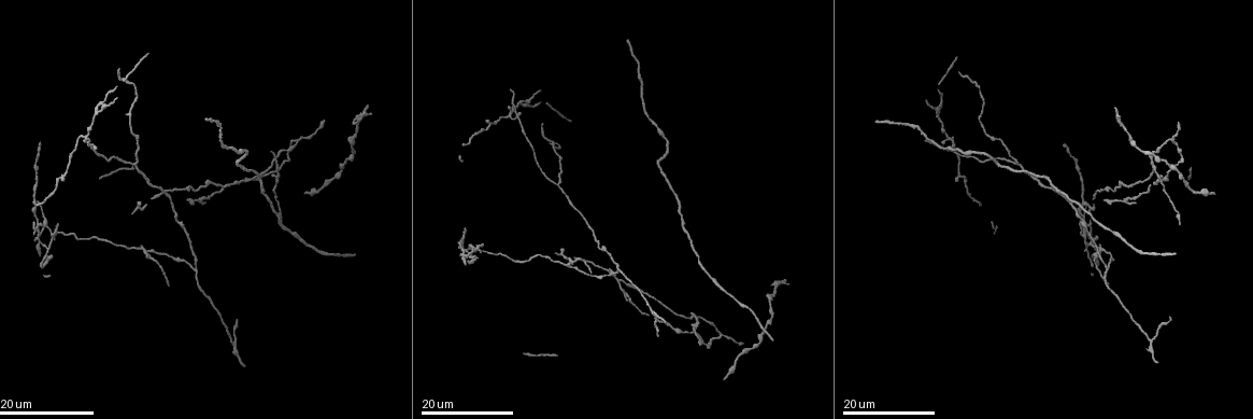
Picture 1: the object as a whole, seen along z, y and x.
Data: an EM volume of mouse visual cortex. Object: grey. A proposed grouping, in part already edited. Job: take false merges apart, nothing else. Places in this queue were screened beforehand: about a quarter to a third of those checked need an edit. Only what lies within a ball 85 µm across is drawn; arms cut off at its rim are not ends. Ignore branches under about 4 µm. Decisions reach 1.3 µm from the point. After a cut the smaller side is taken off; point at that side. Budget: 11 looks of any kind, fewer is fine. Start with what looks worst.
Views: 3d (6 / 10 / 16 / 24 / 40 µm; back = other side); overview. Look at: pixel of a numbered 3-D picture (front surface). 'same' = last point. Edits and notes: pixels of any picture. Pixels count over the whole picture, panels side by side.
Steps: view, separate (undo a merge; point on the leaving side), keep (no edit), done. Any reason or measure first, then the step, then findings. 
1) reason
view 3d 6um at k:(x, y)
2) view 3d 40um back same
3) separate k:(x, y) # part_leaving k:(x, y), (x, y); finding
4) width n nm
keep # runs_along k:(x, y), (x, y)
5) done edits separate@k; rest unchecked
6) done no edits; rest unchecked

four or more arms meet
view 3d 16um at 1:(1152, 158)

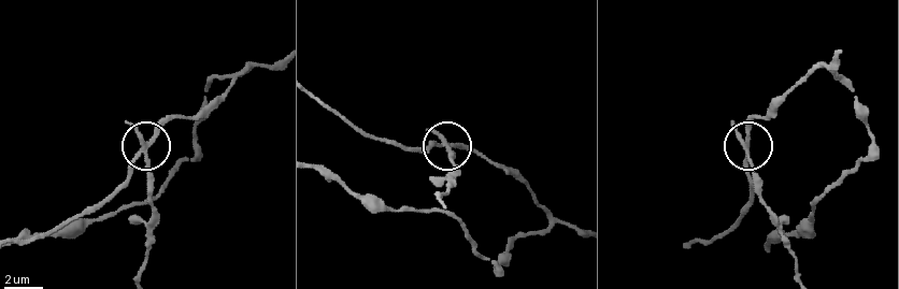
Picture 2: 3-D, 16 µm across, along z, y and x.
view 3d 6um at 2:(745, 149)

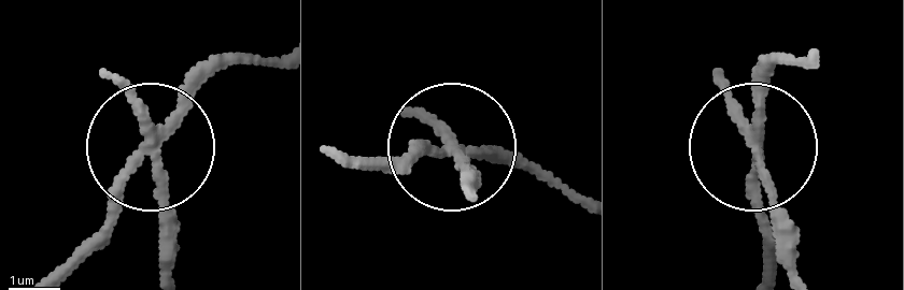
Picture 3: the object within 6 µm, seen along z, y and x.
side_arm 42 um; arms 4
separate 3:(172, 216) # two neurons meet here

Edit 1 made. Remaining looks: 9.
see it whole again
view overview

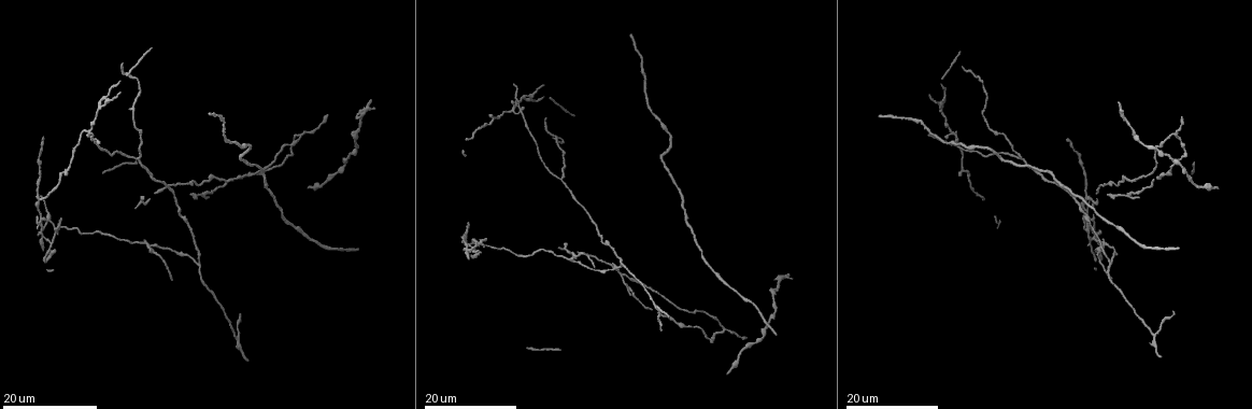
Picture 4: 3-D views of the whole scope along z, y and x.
view 3d 16um at 4:(197, 266)

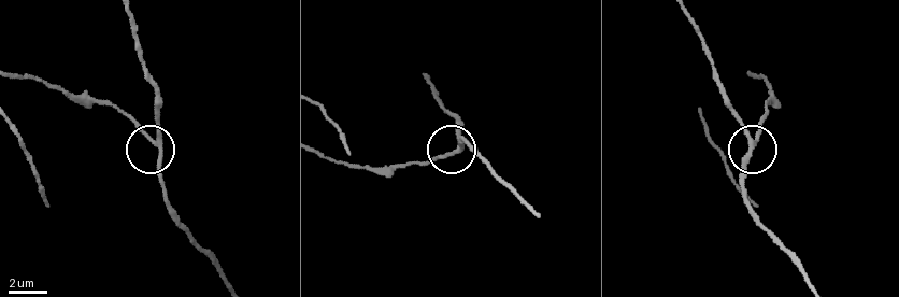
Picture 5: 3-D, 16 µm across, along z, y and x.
closer look
view 3d 10um at 5:(156, 143)

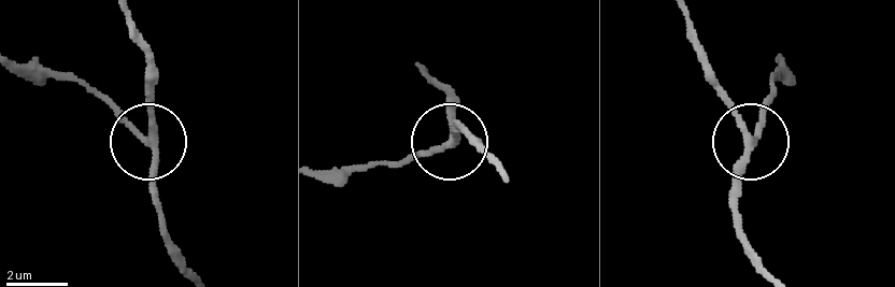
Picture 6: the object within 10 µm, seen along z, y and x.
arms 3
keep # one neuron here

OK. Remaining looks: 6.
three arms meet
view 3d 16um at 4:(238, 341)

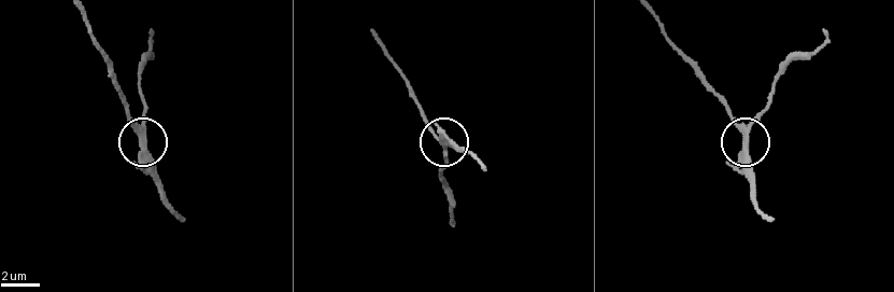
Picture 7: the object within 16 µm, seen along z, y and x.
view 3d 10um at 7:(145, 133)

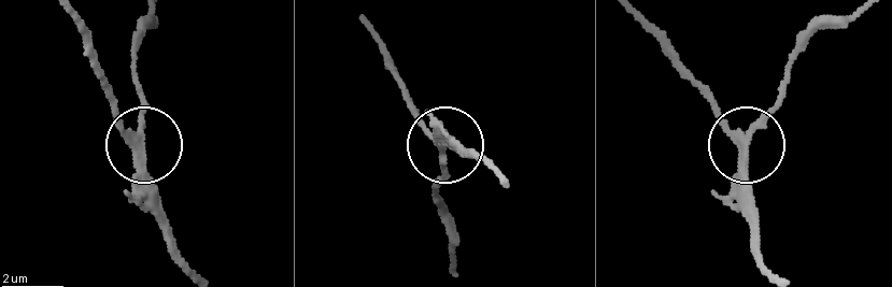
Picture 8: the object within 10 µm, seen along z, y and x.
arms 3
separate 8:(144, 101) # part_leaving 8:(440, 149), (433, 192), (448, 231), (448, 262); two neurons meet here

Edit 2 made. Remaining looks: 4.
three-way junction
view 3d 16um at 4:(571, 258)

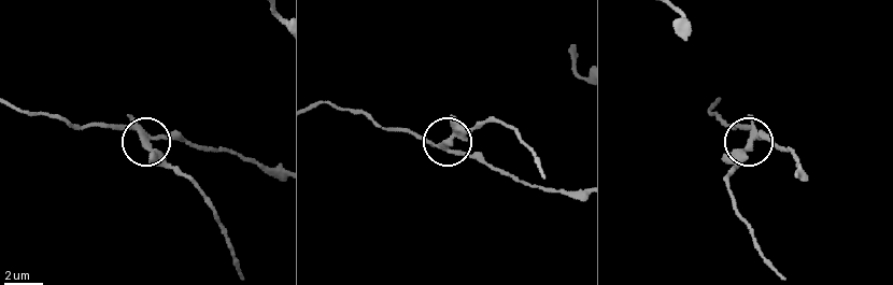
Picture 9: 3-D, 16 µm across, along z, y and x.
closer look
view 3d 10um at 9:(749, 146)

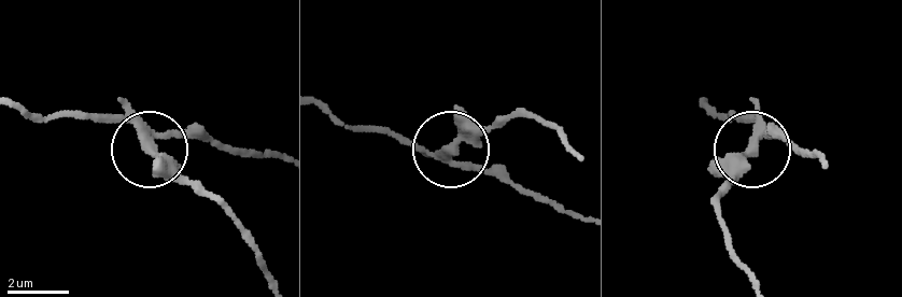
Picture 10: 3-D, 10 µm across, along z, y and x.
view 3d 6um at 10:(152, 149)

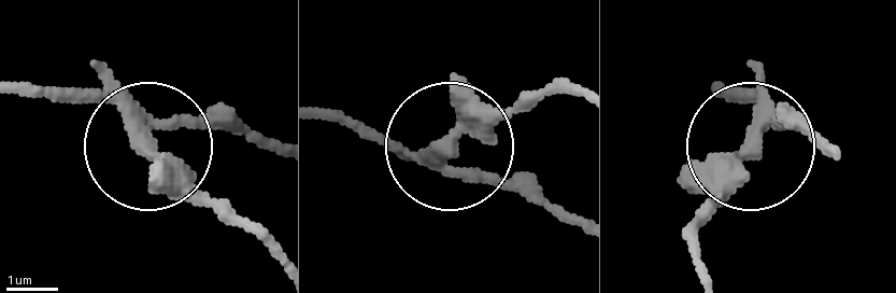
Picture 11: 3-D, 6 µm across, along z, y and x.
side_arm 10 um
separate 11:(175, 159) # part_leaving 11:(131, 115), (269, 253); two neurons meet here

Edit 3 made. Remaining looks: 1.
done edits separate@3, separate@8, separate@11; rest unchecked

